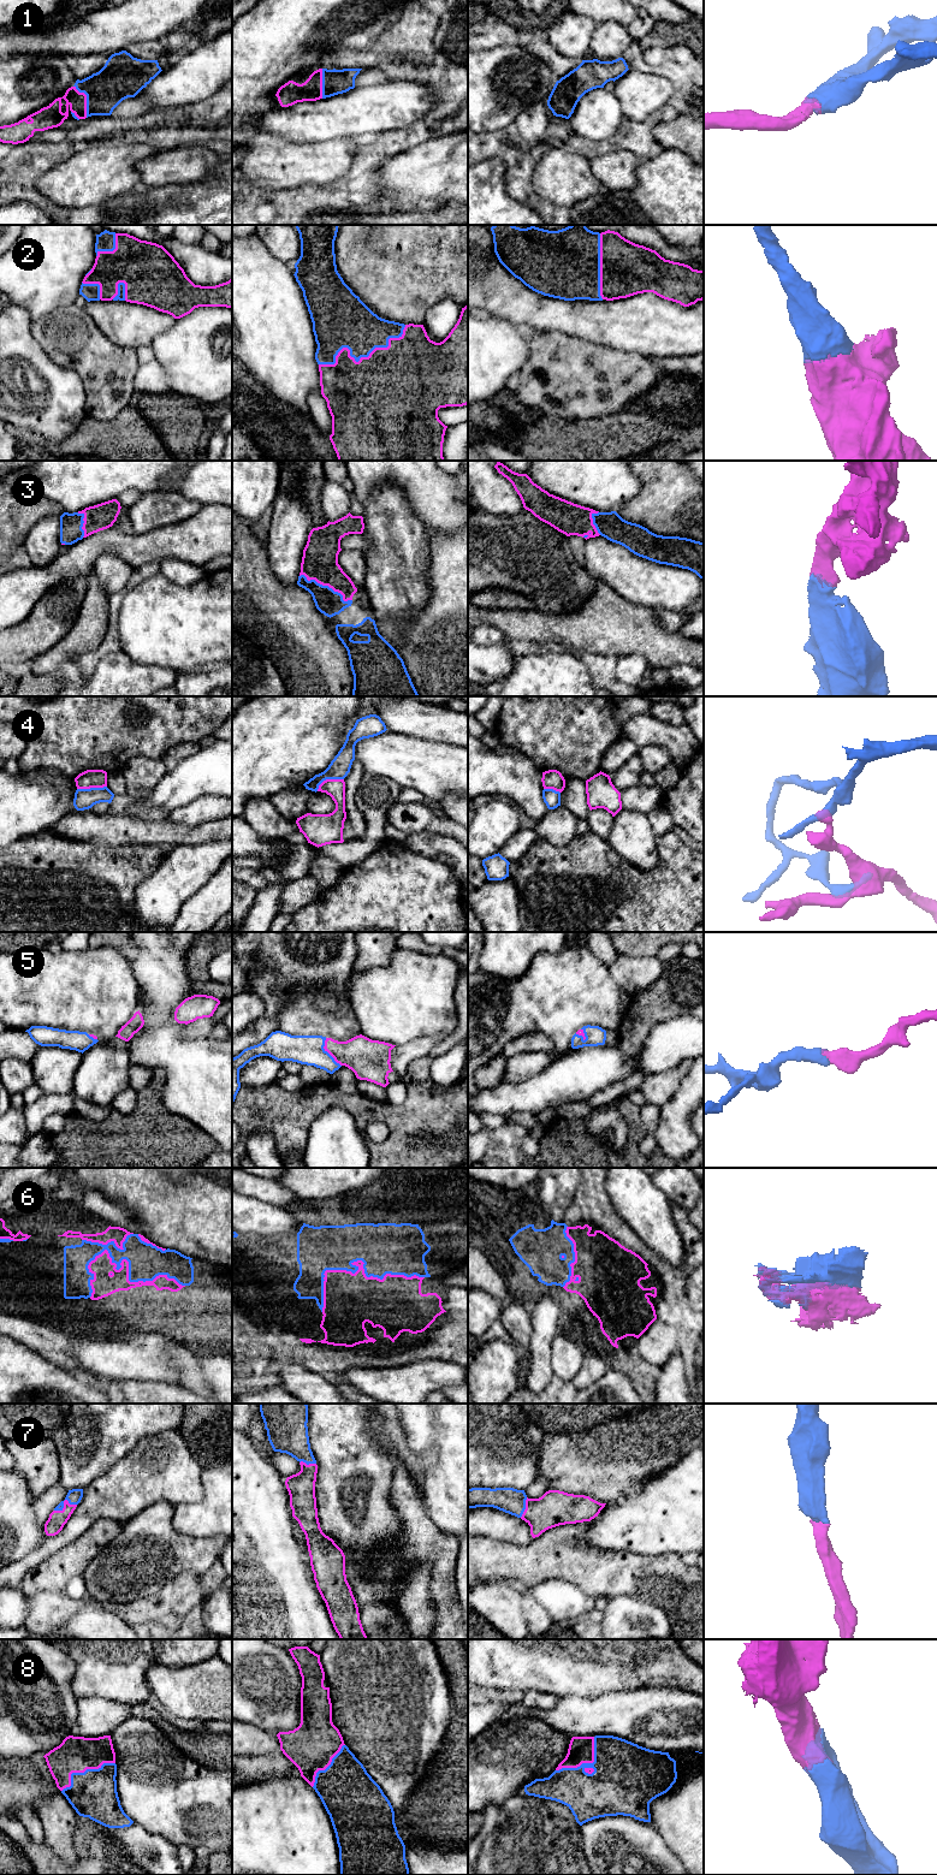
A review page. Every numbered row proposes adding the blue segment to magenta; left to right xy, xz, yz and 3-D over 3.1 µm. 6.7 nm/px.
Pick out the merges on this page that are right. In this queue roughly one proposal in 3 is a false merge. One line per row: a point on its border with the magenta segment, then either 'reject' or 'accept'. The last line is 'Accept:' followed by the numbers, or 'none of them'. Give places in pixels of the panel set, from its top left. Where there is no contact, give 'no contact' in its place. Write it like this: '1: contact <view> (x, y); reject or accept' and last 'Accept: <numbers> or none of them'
1: contact xy (86, 100); accept
2: contact xz (362, 357); accept
3: contact xz (327, 585); accept
4: contact xz (328, 779); reject
5: contact xz (327, 1051); accept
6: contact xy (128, 1271); accept
7: contact xy (64, 1502); accept
8: contact xy (83, 1772); accept
Accept: 1, 2, 3, 5, 6, 7, 8

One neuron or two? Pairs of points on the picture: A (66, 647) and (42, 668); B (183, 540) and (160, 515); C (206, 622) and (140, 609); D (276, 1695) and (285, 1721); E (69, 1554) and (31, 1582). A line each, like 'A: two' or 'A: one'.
A: one
B: two
C: one
D: one
E: one

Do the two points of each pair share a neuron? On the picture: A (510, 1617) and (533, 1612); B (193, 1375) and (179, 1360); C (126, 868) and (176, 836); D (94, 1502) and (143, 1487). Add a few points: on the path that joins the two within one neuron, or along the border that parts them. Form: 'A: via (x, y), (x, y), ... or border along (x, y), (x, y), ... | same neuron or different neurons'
A: border along (522, 1596), (522, 1614), (528, 1626) | different neurons
B: via (189, 1371), (183, 1364) | same neuron
C: border along (131, 843), (158, 844), (162, 847) | different neurons
D: via (106, 1497), (118, 1495), (131, 1487) | same neuron

